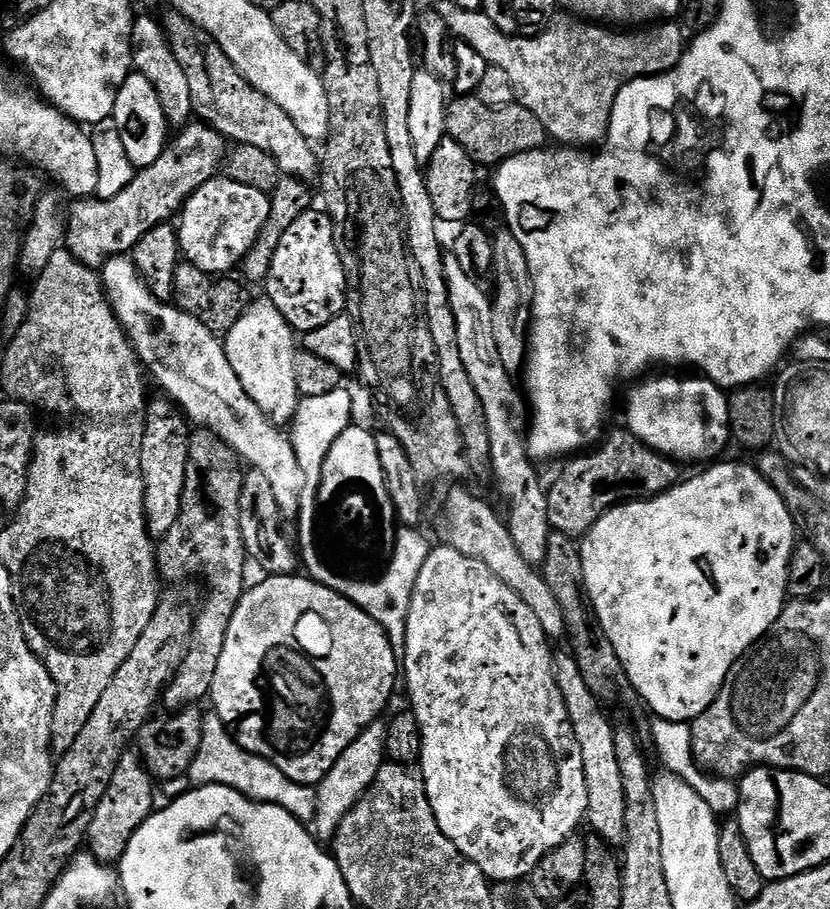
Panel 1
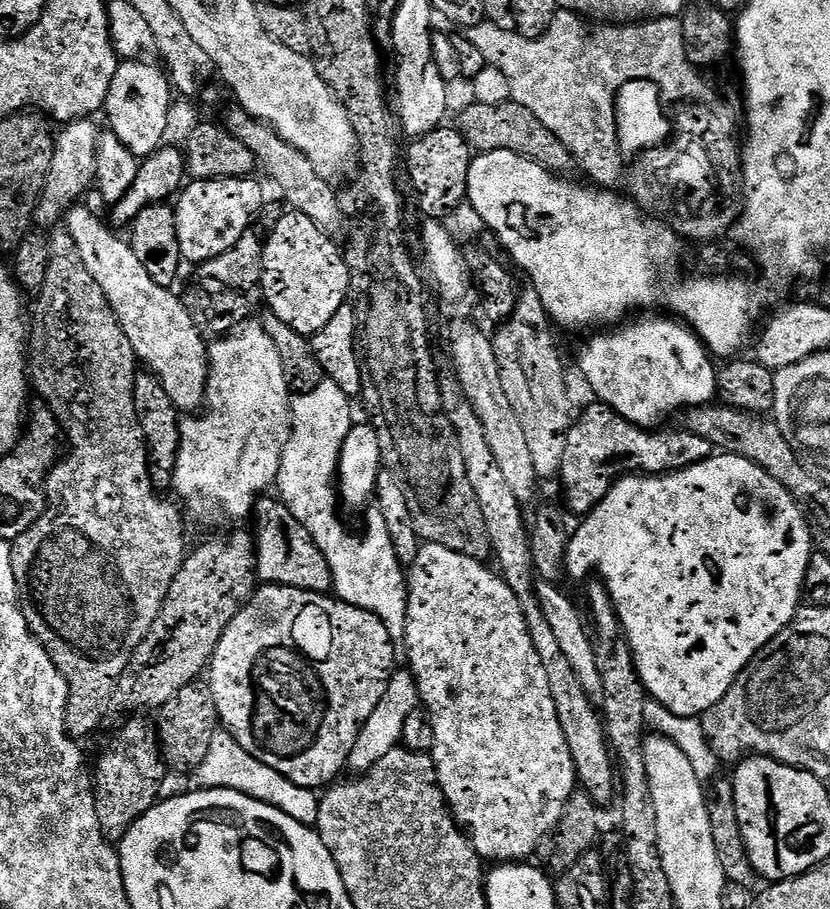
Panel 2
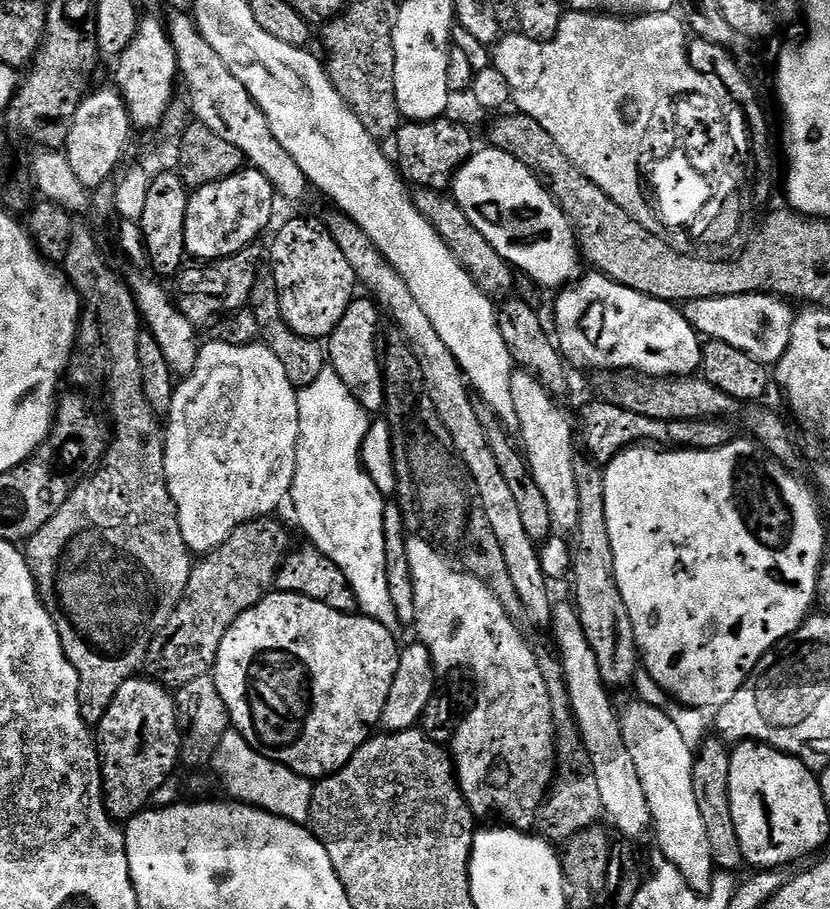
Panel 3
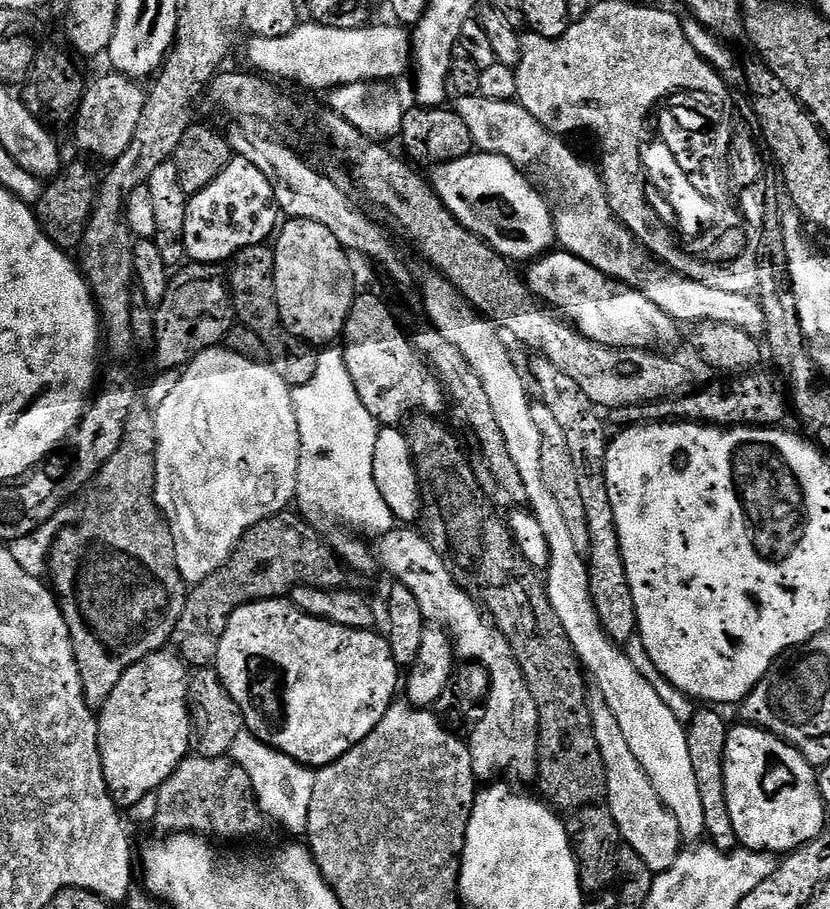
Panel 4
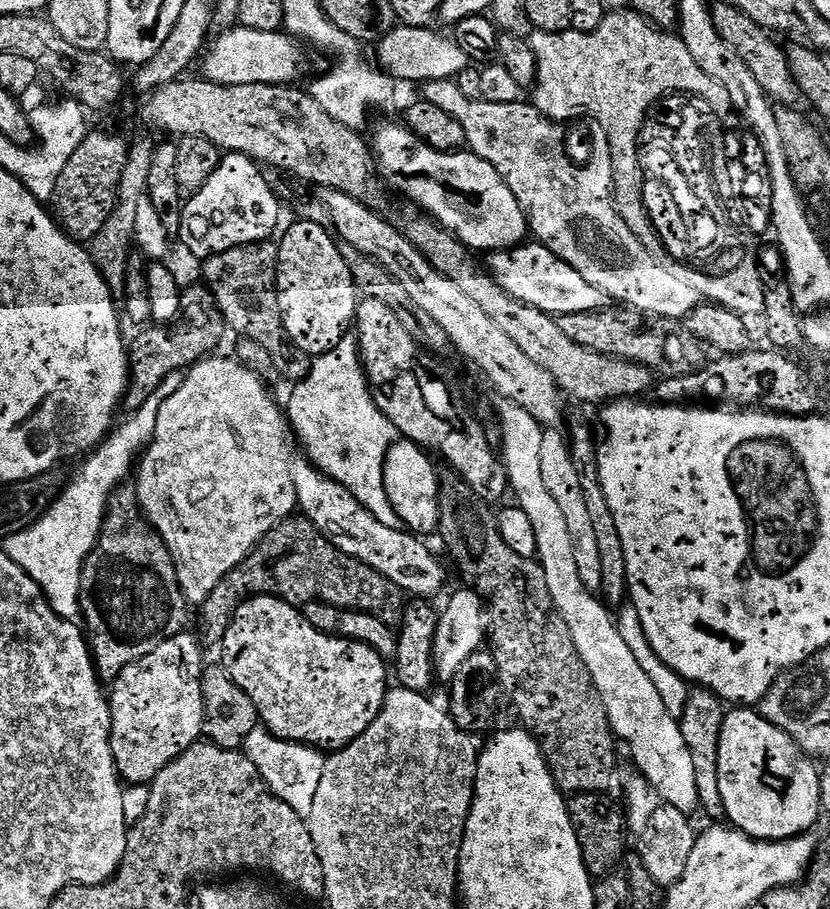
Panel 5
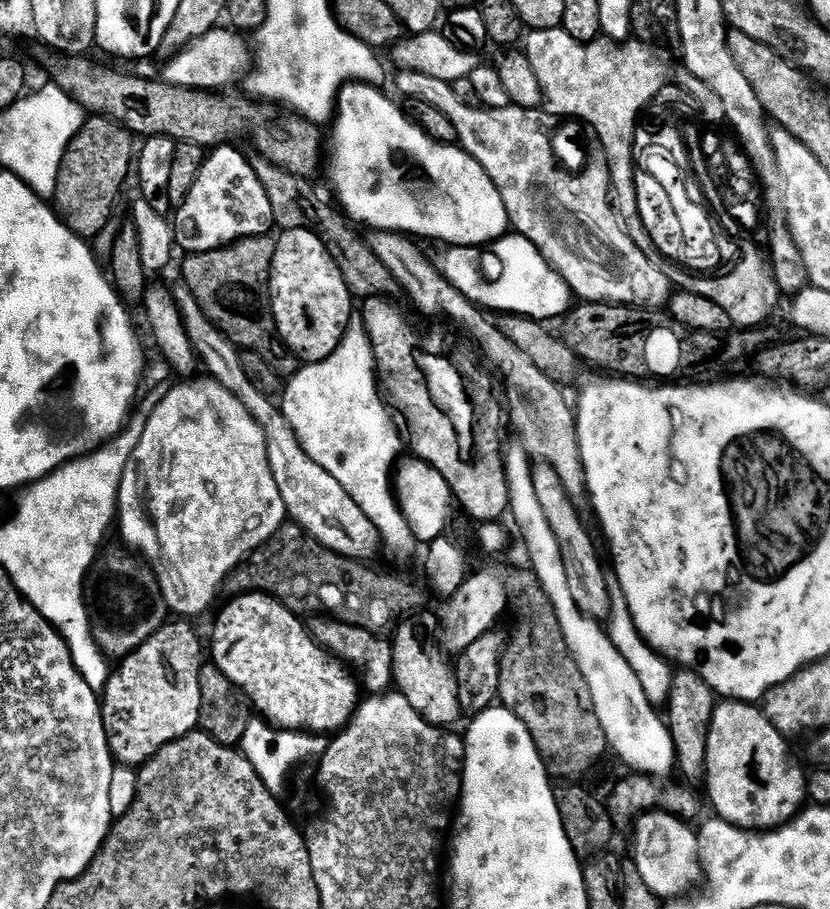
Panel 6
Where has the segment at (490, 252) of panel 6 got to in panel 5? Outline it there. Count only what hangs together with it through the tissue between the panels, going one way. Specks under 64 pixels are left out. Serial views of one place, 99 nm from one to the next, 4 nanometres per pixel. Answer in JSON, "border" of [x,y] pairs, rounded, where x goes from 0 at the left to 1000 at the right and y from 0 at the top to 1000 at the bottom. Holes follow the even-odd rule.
{"border":[[[628,267],[616,275],[594,276],[588,290],[586,289],[587,298],[607,321],[623,328],[639,328],[639,333],[645,339],[652,339],[661,345],[717,343],[734,338],[734,326],[706,310],[689,293],[675,286],[652,267],[636,267]]]}

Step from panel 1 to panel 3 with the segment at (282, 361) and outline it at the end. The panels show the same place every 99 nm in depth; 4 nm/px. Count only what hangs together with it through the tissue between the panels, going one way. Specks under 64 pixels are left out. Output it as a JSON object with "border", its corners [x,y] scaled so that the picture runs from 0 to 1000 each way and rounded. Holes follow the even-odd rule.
{"border":[[[253,374],[253,377],[246,380],[246,377],[237,384],[235,402],[231,404],[231,407],[227,413],[223,413],[218,418],[220,418],[217,422],[216,420],[211,424],[207,441],[202,443],[202,448],[200,450],[200,457],[202,457],[202,472],[198,475],[198,485],[195,485],[195,492],[198,495],[198,530],[202,538],[202,548],[210,560],[210,571],[214,578],[214,584],[217,591],[222,594],[222,601],[227,604],[228,608],[236,609],[236,607],[241,607],[240,609],[249,609],[255,606],[257,603],[261,603],[261,601],[270,595],[280,584],[288,579],[288,576],[295,576],[298,572],[312,572],[314,570],[322,569],[324,565],[331,564],[328,563],[333,558],[337,554],[337,549],[346,547],[348,545],[348,537],[352,534],[352,523],[355,519],[355,495],[357,495],[357,481],[358,481],[358,454],[355,452],[349,451],[346,453],[346,449],[349,450],[354,444],[354,426],[351,420],[348,420],[348,416],[346,416],[346,411],[343,409],[342,400],[340,400],[339,396],[330,388],[325,382],[318,376],[305,376],[301,378],[277,378],[277,377],[267,377],[261,374]]]}

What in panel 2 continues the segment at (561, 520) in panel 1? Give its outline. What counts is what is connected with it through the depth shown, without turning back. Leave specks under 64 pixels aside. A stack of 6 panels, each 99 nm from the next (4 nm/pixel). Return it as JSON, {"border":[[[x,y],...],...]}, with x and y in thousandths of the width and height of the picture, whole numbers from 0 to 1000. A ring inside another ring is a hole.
{"border":[[[713,442],[713,446],[704,454],[700,455],[699,453],[693,459],[682,482],[682,497],[677,503],[672,523],[673,530],[680,531],[681,556],[678,554],[678,558],[686,564],[689,562],[694,570],[702,570],[720,558],[725,552],[725,548],[730,548],[734,539],[742,534],[743,528],[749,528],[758,521],[799,524],[801,519],[816,519],[823,515],[830,515],[841,508],[853,506],[860,501],[857,492],[846,491],[845,482],[841,477],[820,473],[818,470],[816,470],[817,472],[802,470],[796,470],[794,473],[770,471],[770,469],[760,466],[749,457],[742,454],[735,446]]]}

